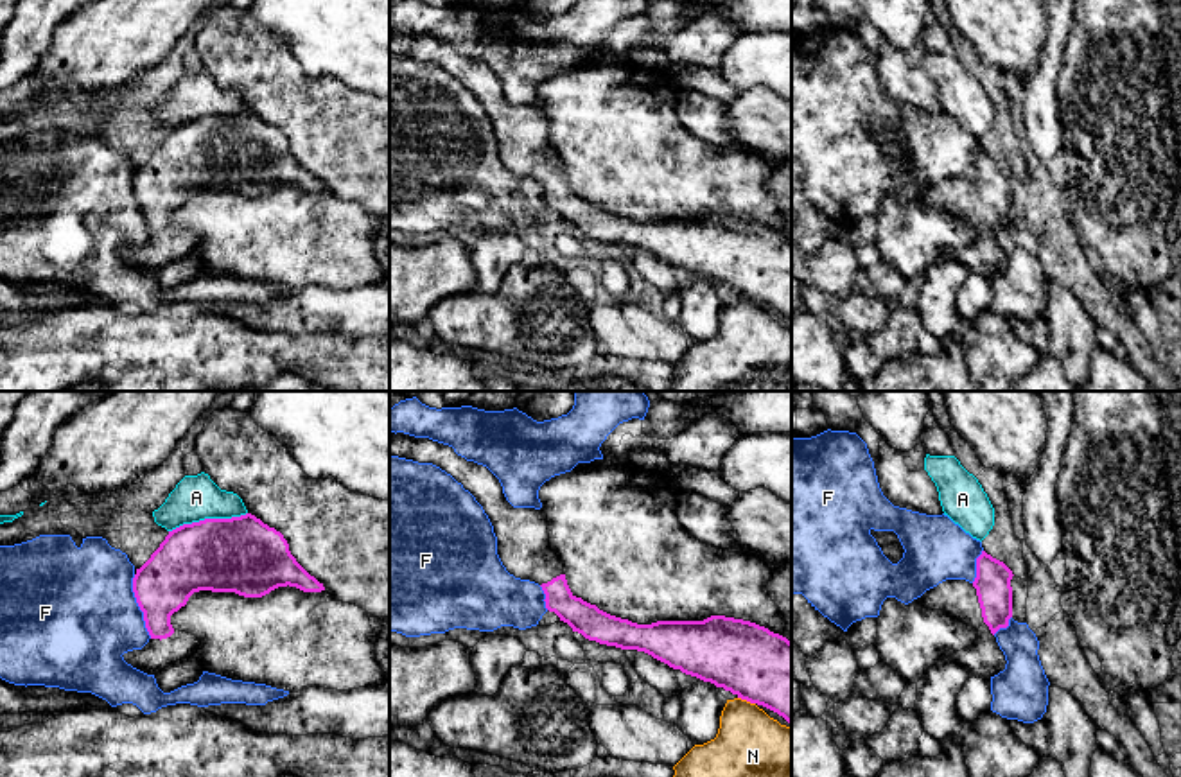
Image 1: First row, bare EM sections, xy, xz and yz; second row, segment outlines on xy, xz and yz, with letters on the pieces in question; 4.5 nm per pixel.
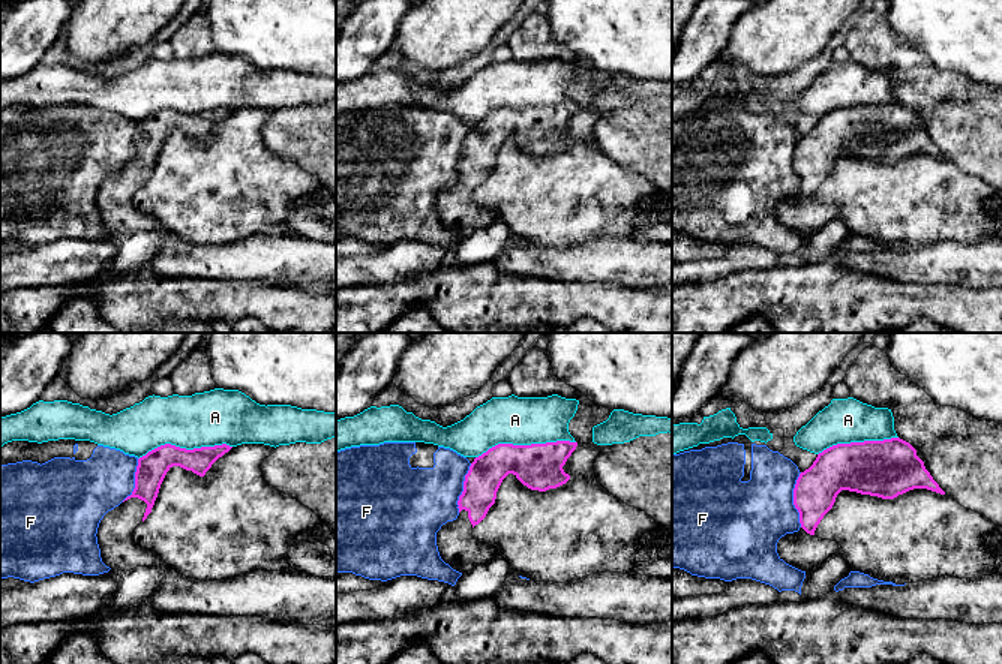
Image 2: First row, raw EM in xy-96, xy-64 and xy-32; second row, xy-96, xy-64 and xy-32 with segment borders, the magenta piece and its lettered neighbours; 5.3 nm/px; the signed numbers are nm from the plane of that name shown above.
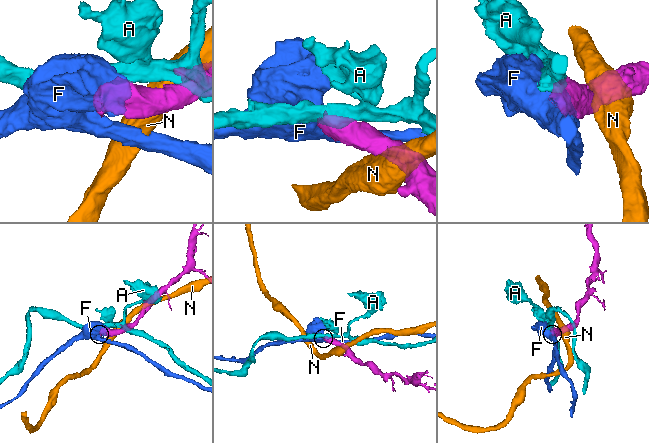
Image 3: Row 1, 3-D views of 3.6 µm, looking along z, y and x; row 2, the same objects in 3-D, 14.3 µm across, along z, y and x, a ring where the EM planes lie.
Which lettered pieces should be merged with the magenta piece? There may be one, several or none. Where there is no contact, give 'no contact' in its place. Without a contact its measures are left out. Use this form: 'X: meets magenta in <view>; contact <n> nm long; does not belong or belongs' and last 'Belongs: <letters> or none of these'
A: meets magenta in xy; contact 360 nm long; does not belong
F: meets magenta in xy; contact 300 nm long; does not belong
N: meets magenta in xz; contact 90 nm long; does not belong
Belongs: none of these

